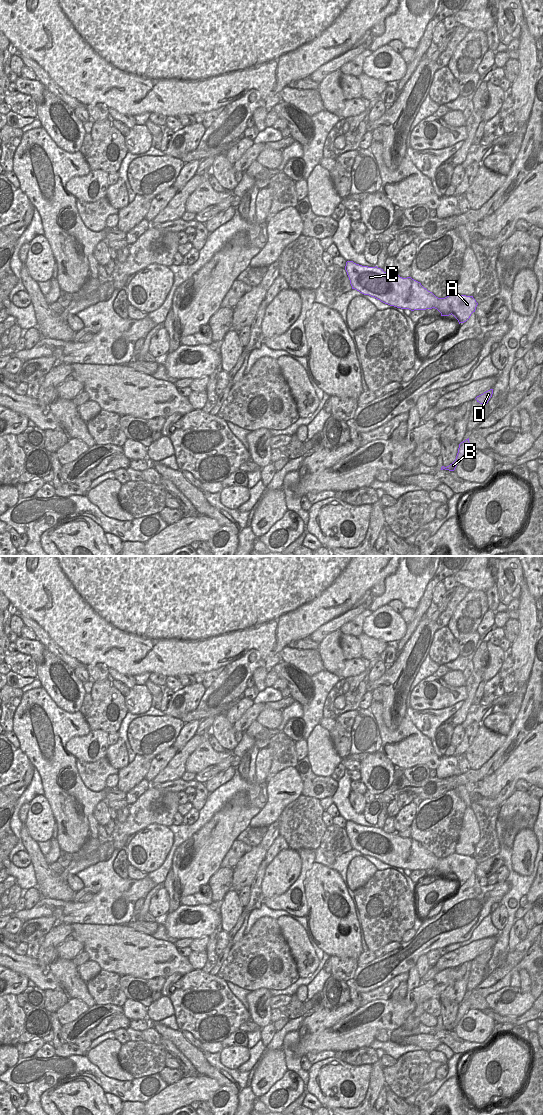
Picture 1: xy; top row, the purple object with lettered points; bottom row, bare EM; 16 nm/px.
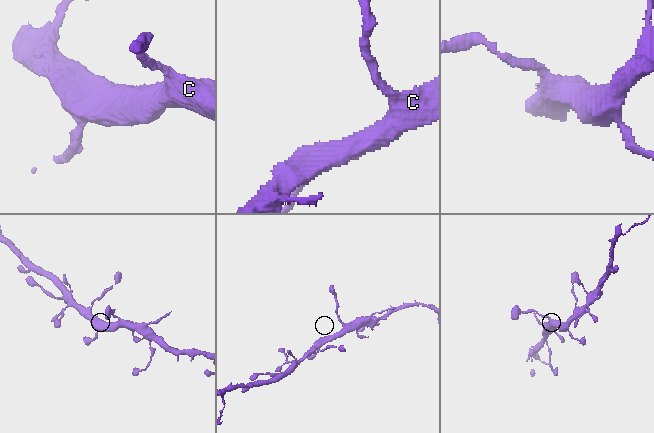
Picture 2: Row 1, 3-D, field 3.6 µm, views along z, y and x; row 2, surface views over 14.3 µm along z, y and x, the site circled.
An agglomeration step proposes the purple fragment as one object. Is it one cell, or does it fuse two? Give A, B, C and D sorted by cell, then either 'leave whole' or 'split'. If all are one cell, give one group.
A B C D | leave whole

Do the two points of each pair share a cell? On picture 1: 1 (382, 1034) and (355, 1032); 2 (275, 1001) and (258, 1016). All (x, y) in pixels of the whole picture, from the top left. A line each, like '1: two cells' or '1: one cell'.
1: two cells
2: two cells

